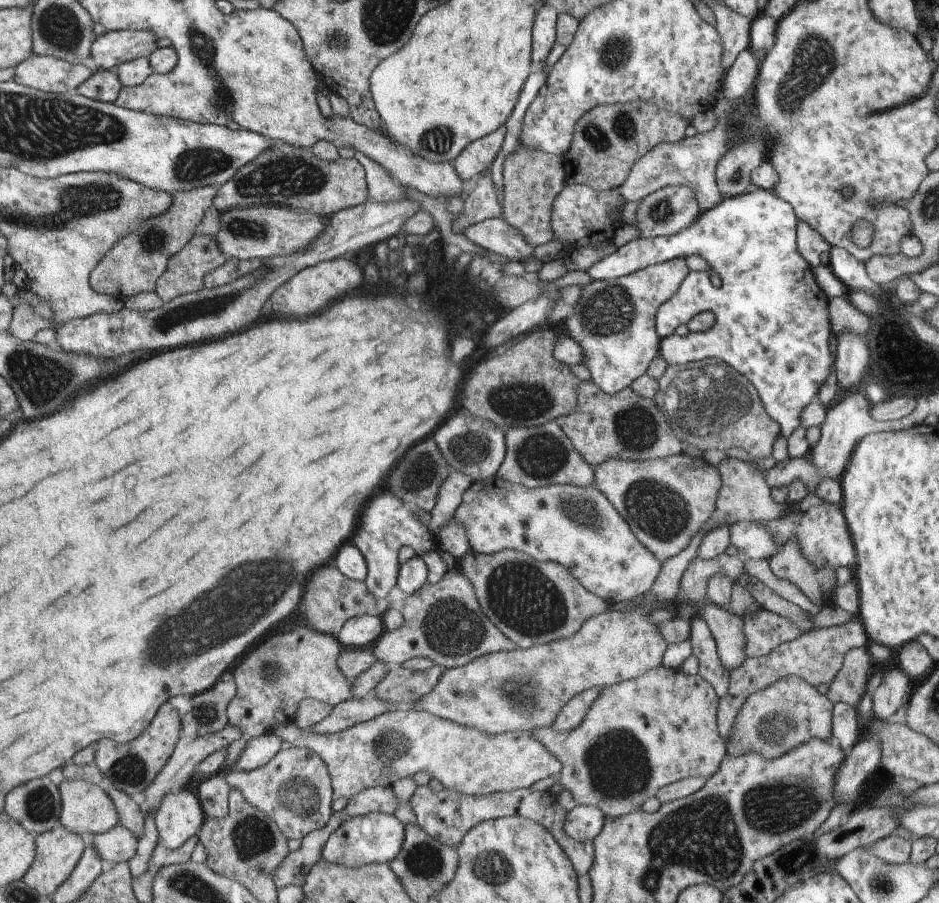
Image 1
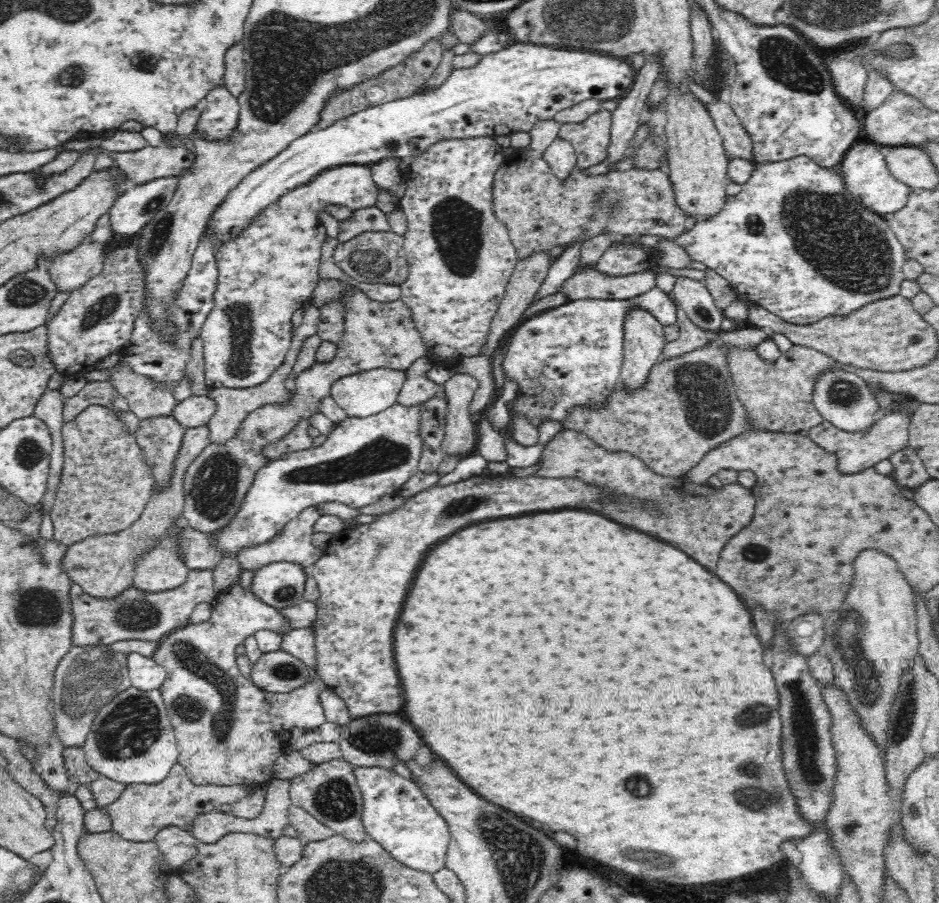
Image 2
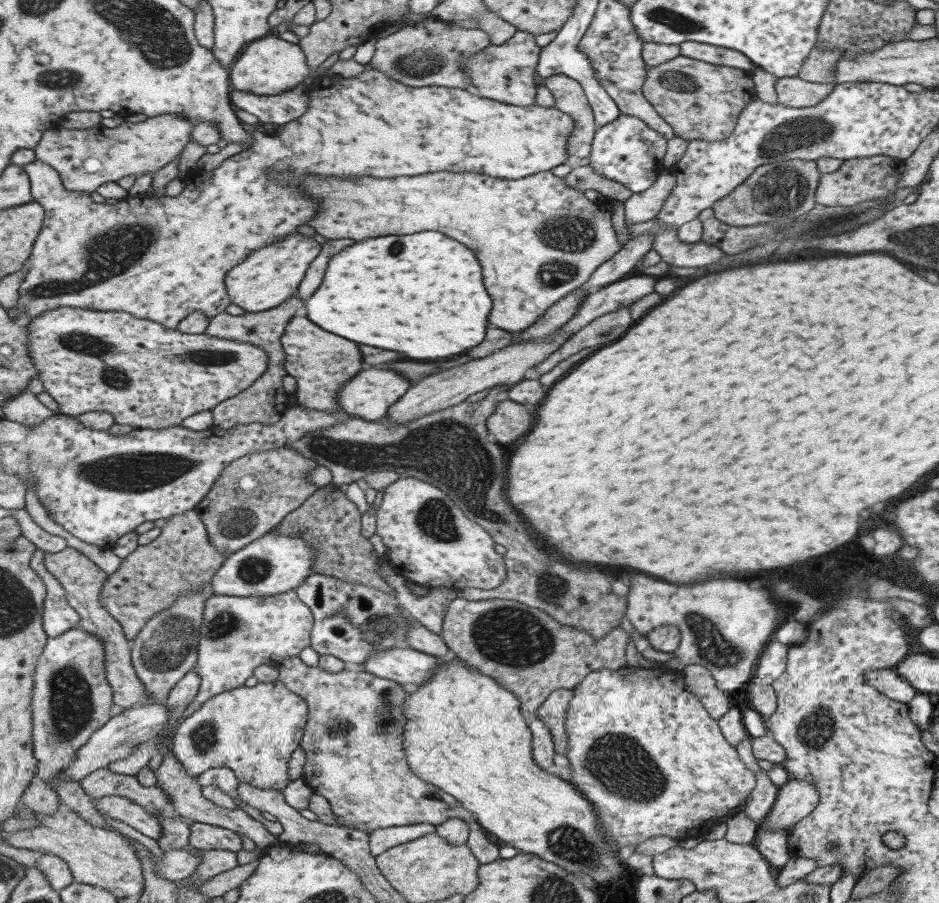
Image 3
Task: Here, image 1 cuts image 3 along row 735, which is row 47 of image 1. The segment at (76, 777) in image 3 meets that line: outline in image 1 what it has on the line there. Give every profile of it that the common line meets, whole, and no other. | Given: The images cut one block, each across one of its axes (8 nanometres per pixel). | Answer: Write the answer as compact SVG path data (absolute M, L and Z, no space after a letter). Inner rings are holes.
M147 30L107 31L91 42L89 58L97 69L109 69L136 58L146 58L156 48L155 38Z

